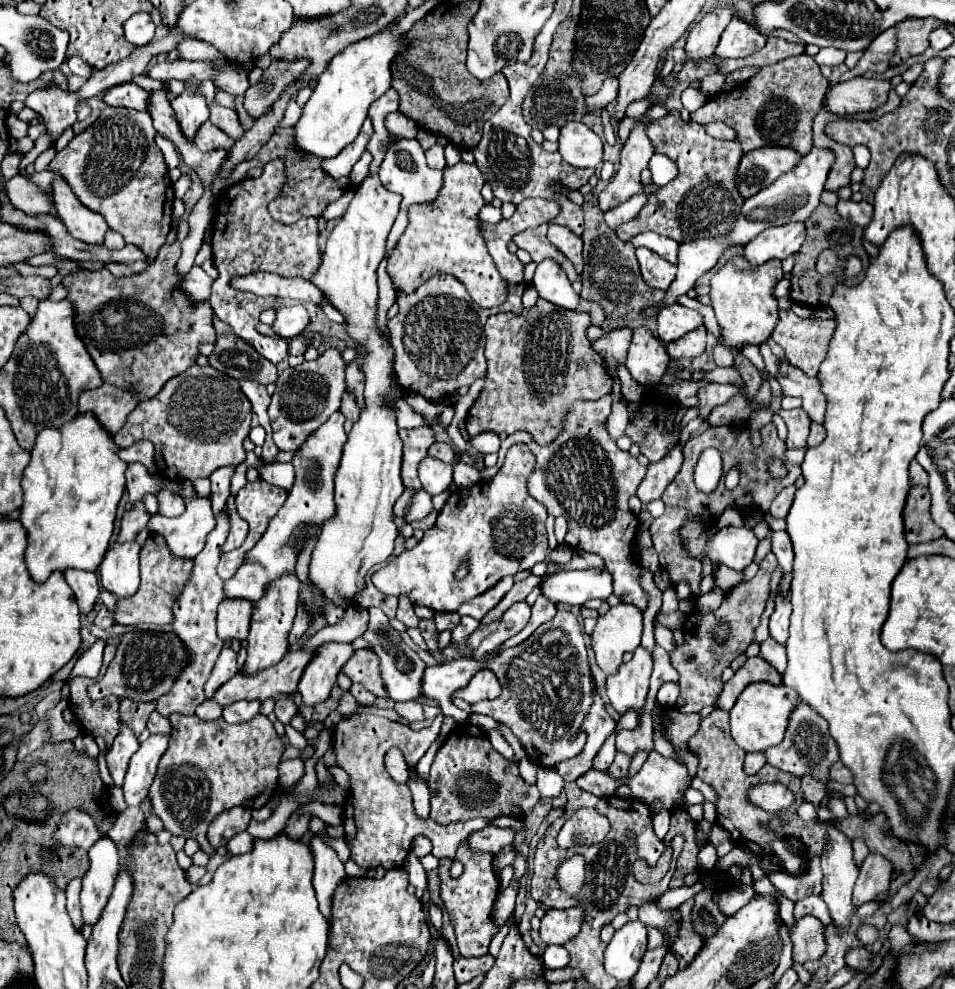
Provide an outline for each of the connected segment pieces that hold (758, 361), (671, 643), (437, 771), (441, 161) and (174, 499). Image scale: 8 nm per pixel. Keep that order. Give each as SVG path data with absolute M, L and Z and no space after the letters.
M747 345L747 347L741 349L741 353L743 353L743 355L761 371L761 373L765 373L765 363L763 363L763 357L761 357L761 353L759 353L759 347Z
M655 617L654 621L654 639L656 644L664 648L667 652L673 651L676 647L672 632L663 627L663 625L657 621L657 617Z
M469 723L457 725L435 753L429 771L431 817L447 825L475 817L525 817L539 801L535 785L527 785L519 777L519 769L505 761L489 743L485 733Z
M435 143L433 147L429 147L425 151L425 155L427 155L429 167L433 167L433 169L445 169L447 167L447 161L445 161L445 155L443 155L443 147L439 143Z
M161 491L157 493L157 499L159 499L159 513L165 517L179 517L185 511L185 503L179 495Z

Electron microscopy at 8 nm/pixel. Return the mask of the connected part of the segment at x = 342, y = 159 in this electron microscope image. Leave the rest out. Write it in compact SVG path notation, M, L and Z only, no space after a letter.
M367 119L365 125L361 127L361 133L359 133L357 139L353 141L353 145L347 145L347 147L339 153L339 157L329 159L329 161L323 161L321 169L323 169L329 177L333 177L333 179L347 177L347 175L351 173L353 165L359 161L361 153L365 151L365 145L367 145L367 141L369 141L371 135L373 135L373 127L371 127L371 121Z

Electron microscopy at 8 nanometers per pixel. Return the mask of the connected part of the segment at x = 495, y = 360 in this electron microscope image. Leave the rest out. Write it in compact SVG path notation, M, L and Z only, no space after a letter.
M539 299L535 307L523 309L521 315L497 313L491 315L485 323L485 357L487 357L487 375L485 389L473 403L467 413L467 433L479 435L483 431L491 433L515 433L527 431L533 441L539 445L549 445L561 433L561 419L573 401L597 401L605 393L611 393L611 377L601 365L601 357L593 353L589 339L585 337L591 319L587 313L567 311L551 305L549 301Z

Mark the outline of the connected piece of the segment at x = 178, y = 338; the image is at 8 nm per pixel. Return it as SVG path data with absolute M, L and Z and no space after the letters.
M181 219L173 221L173 227L177 229L177 241L173 245L163 245L155 263L149 265L143 273L137 273L133 277L113 277L103 267L99 271L77 269L63 279L63 285L69 289L67 299L71 299L75 305L77 333L85 343L89 355L93 357L97 369L101 371L103 381L121 387L125 391L131 389L139 397L139 401L153 399L171 377L183 373L187 367L195 363L195 357L199 355L197 347L201 343L213 343L217 337L211 323L213 309L209 301L191 303L187 295L181 291L183 279L177 277L175 263L181 255L181 241L189 233L189 223Z

